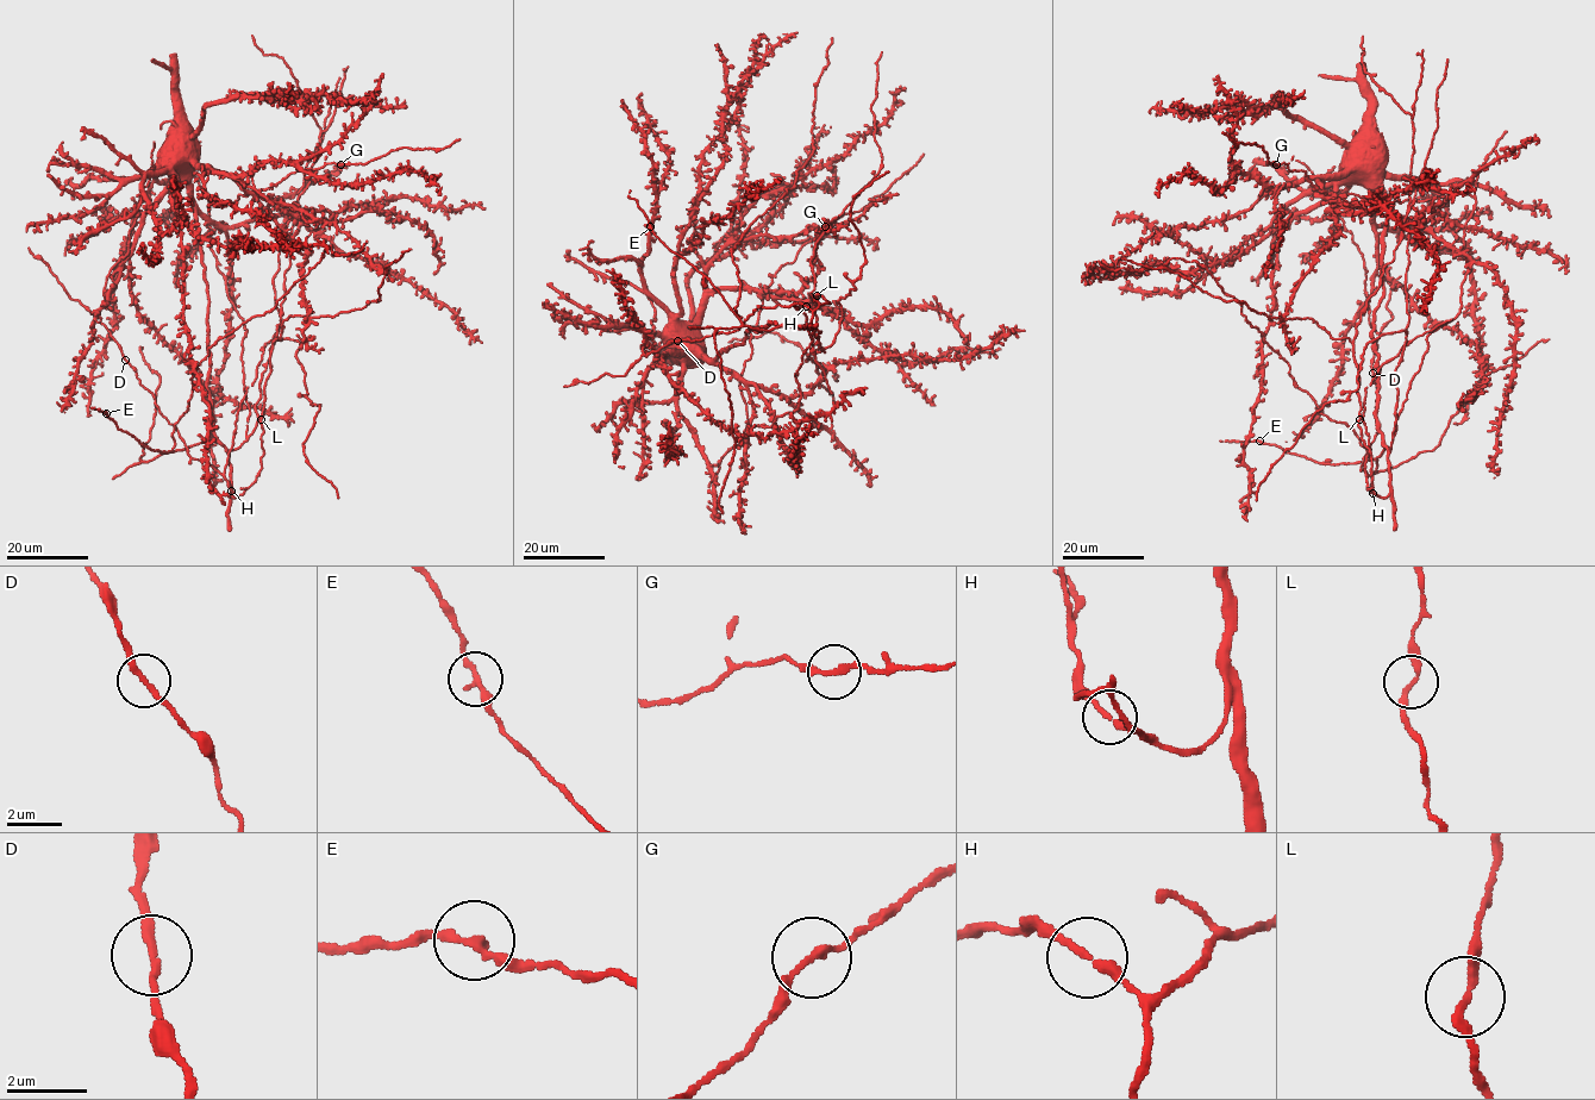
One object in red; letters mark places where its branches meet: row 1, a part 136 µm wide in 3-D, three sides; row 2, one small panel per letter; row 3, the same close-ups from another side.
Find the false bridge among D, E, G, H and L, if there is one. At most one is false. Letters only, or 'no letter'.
no letter

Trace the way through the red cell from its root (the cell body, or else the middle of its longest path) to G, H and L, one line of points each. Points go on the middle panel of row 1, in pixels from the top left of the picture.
G: (681, 345), (711, 294), (727, 289), (761, 291), (782, 266), (792, 263), (799, 250), (825, 226)
H: (681, 345), (704, 343), (704, 356), (713, 358), (744, 343), (750, 327), (811, 323), (806, 307)
L: (681, 345), (705, 300), (719, 289), (798, 292), (818, 270), (815, 249), (827, 225), (809, 261), (817, 295)

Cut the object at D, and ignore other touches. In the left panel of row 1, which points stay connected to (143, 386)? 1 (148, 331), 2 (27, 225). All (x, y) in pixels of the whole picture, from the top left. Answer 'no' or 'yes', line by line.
1: yes
2: yes

